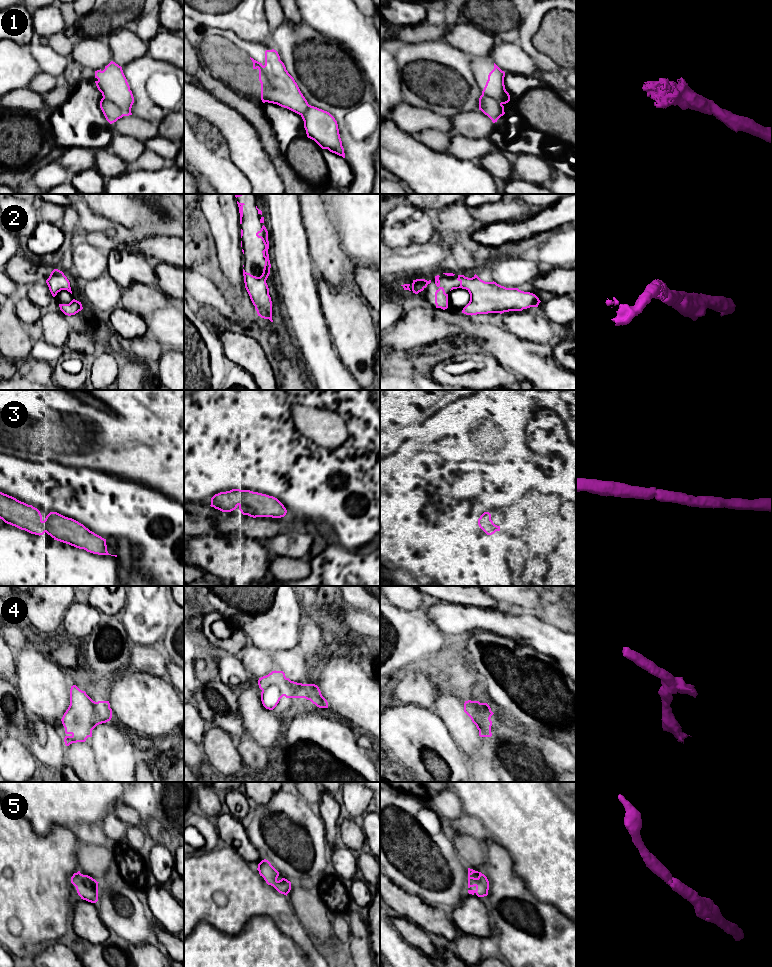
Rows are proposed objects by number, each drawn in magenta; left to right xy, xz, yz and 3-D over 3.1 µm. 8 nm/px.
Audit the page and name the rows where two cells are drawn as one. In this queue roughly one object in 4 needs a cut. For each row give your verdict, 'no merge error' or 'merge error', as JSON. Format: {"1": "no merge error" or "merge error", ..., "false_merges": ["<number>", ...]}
{"1": "merge error", "2": "no merge error", "3": "no merge error", "4": "no merge error", "5": "no merge error", "false_merges": ["1"]}

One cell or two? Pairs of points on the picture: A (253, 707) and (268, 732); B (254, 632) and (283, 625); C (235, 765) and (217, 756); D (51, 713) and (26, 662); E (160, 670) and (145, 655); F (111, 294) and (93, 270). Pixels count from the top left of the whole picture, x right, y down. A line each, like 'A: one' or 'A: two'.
A: one
B: one
C: one
D: one
E: one
F: two

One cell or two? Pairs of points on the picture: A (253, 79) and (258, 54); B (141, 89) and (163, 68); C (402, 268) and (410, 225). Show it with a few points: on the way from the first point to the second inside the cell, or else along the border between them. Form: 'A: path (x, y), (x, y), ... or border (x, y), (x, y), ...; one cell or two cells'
A: path (258, 73), (258, 60); one cell
B: path (142, 82), (156, 68); one cell
C: border (429, 239), (423, 243), (390, 248); two cells

